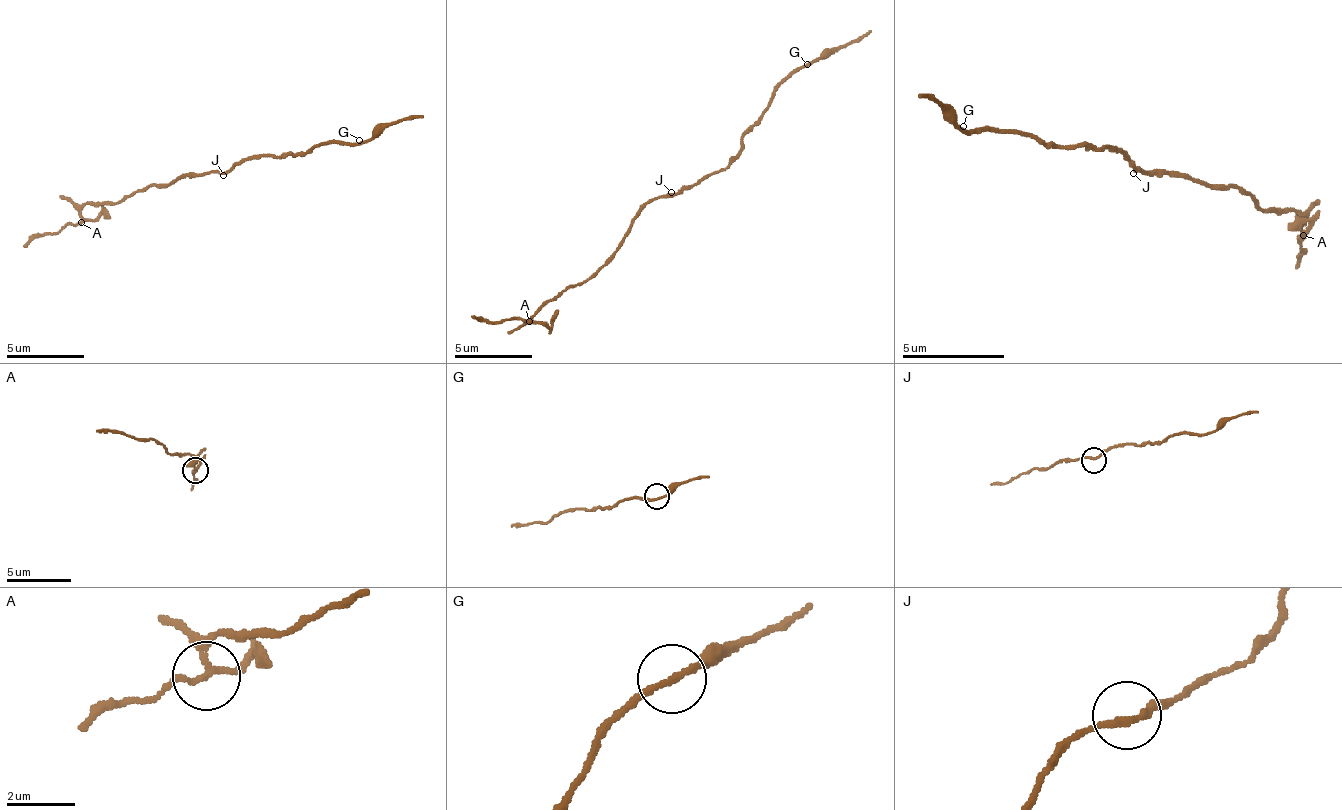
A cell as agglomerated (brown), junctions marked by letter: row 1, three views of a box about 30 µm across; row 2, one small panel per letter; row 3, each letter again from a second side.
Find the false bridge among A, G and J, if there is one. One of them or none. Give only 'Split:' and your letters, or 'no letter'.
Split: A

